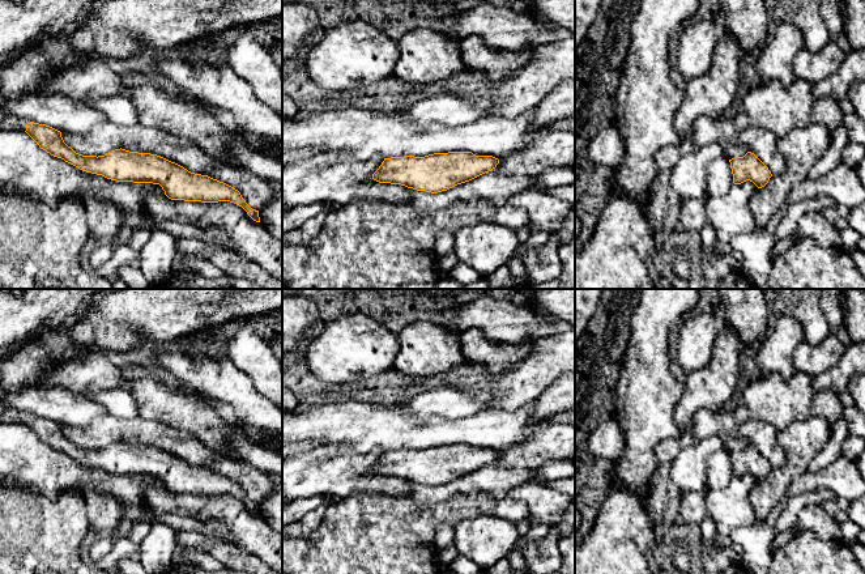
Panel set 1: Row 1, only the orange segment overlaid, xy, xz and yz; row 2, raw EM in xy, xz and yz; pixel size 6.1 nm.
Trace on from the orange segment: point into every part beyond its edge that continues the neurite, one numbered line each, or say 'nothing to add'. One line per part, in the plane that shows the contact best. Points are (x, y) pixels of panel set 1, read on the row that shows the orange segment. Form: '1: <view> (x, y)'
1: xy (8, 122)

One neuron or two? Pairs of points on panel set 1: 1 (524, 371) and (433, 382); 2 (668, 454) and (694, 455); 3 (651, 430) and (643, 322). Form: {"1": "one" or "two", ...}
{"1": "one", "2": "two", "3": "one"}

